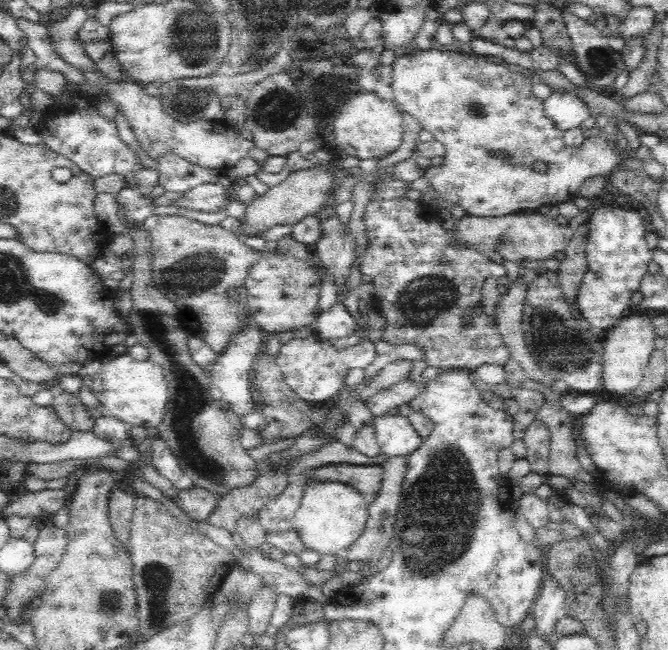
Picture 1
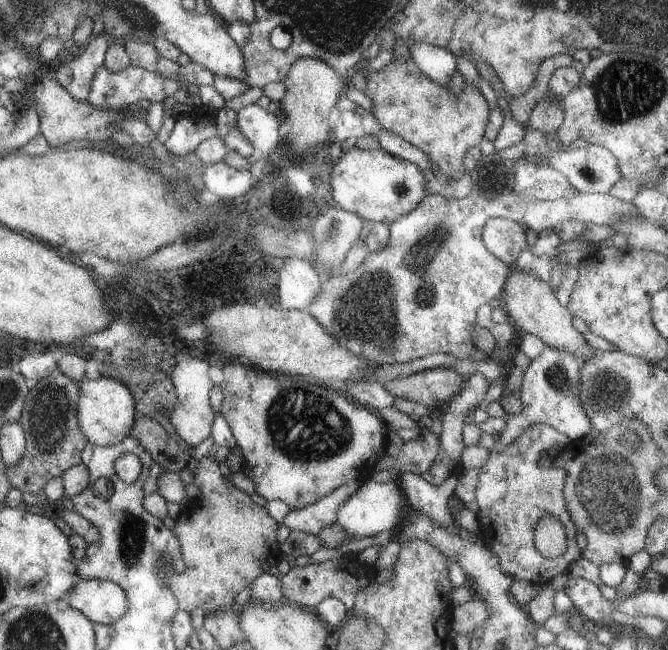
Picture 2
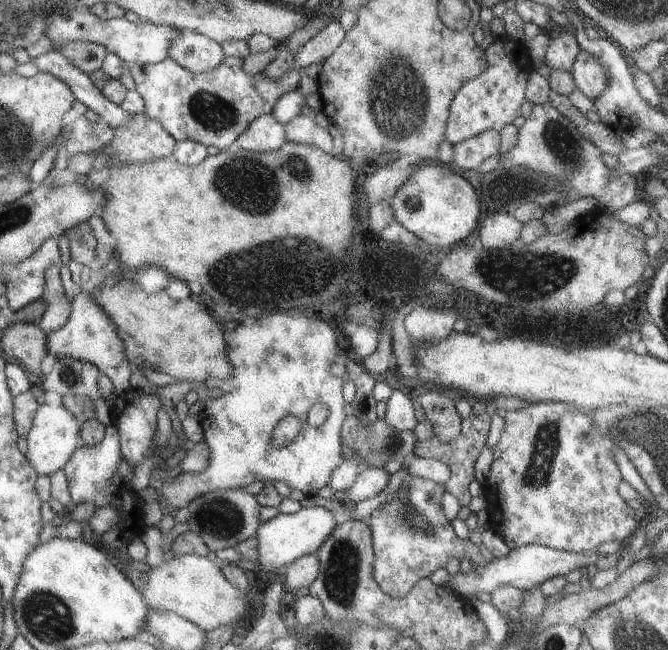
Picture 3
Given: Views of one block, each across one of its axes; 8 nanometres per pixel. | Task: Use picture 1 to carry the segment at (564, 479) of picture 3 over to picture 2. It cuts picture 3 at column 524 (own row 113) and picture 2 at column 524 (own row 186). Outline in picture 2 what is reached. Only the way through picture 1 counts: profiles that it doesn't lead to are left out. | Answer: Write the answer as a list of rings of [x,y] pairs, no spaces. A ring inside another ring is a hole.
[[[541,423],[530,424],[505,450],[500,453],[490,454],[488,459],[478,468],[474,500],[477,503],[476,521],[478,536],[483,544],[496,556],[499,561],[500,571],[509,575],[512,580],[529,580],[540,586],[544,585],[554,576],[565,577],[568,566],[581,556],[581,541],[564,503],[562,484],[564,476],[561,471],[549,467],[540,467],[537,461],[549,448],[562,448],[566,444],[565,436],[550,426]],[[545,515],[555,517],[562,525],[566,534],[566,549],[561,556],[554,559],[544,559],[533,546],[533,534],[536,523]]]

